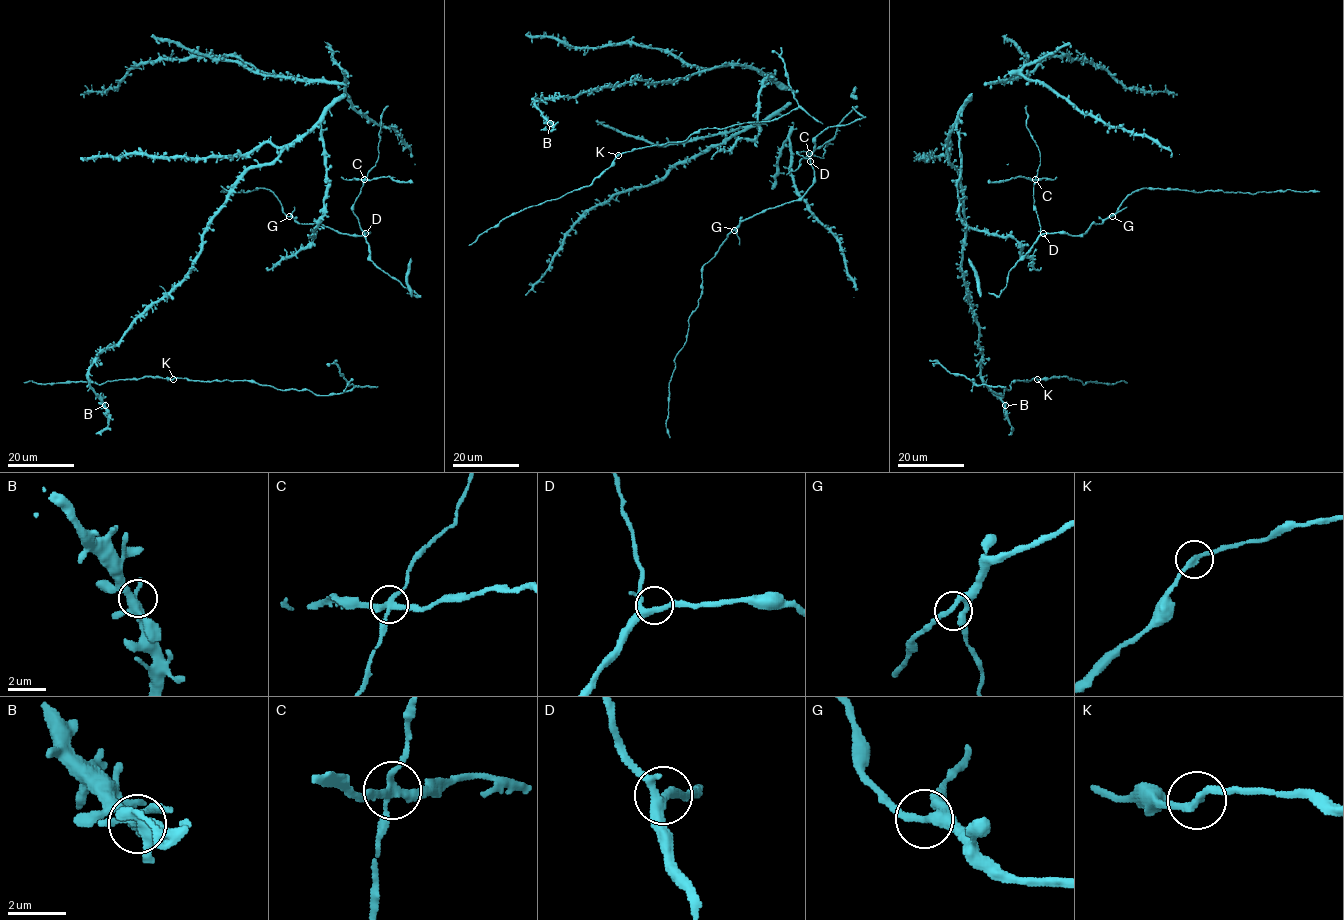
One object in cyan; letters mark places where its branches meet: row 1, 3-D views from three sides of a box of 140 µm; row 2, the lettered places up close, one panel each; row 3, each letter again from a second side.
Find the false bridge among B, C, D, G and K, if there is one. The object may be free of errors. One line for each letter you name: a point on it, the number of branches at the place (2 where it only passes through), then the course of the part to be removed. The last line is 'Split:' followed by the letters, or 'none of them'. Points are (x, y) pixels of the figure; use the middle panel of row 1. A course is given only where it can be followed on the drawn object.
C: place (809, 153); branches 4
Split: C

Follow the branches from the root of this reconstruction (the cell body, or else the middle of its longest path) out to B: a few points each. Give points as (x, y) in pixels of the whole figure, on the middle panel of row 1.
B: (715, 68), (671, 81), (631, 79), (577, 96), (533, 99), (533, 105), (550, 123)

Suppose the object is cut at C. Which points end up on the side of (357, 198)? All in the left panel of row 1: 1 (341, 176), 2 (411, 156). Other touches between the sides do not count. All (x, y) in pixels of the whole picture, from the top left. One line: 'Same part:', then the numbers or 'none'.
Same part: 2

